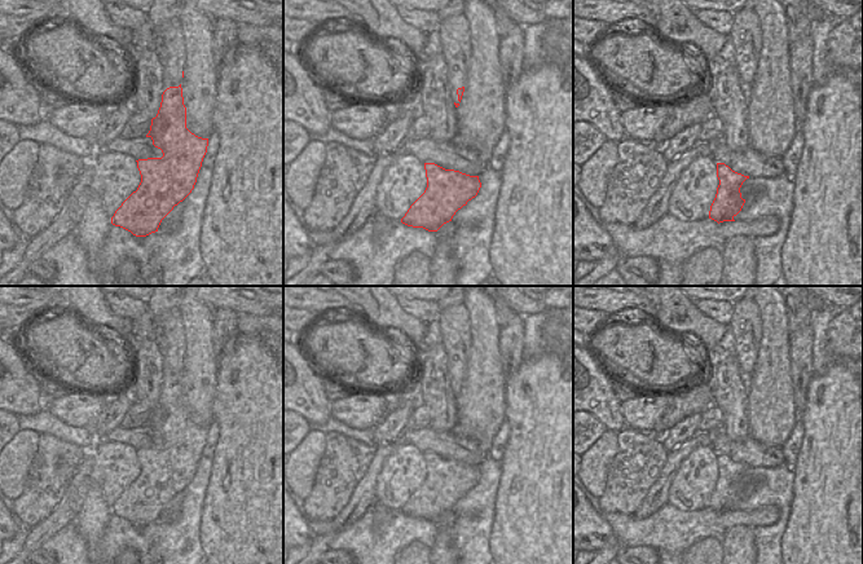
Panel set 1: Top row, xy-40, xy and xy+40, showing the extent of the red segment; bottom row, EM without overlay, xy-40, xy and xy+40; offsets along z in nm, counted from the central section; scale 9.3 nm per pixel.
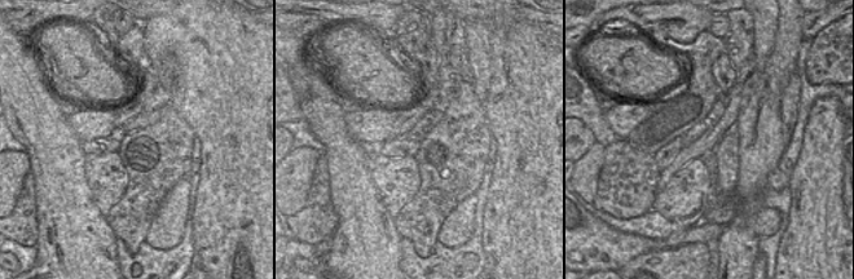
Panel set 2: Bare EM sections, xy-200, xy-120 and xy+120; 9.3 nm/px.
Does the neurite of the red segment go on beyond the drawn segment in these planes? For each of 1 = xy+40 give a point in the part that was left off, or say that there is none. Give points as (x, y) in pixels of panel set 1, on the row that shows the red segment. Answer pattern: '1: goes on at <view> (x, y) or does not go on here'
1: does not go on here

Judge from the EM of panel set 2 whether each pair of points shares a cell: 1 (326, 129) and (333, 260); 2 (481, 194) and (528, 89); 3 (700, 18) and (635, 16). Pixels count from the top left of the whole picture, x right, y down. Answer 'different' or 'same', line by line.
1: same
2: different
3: same

